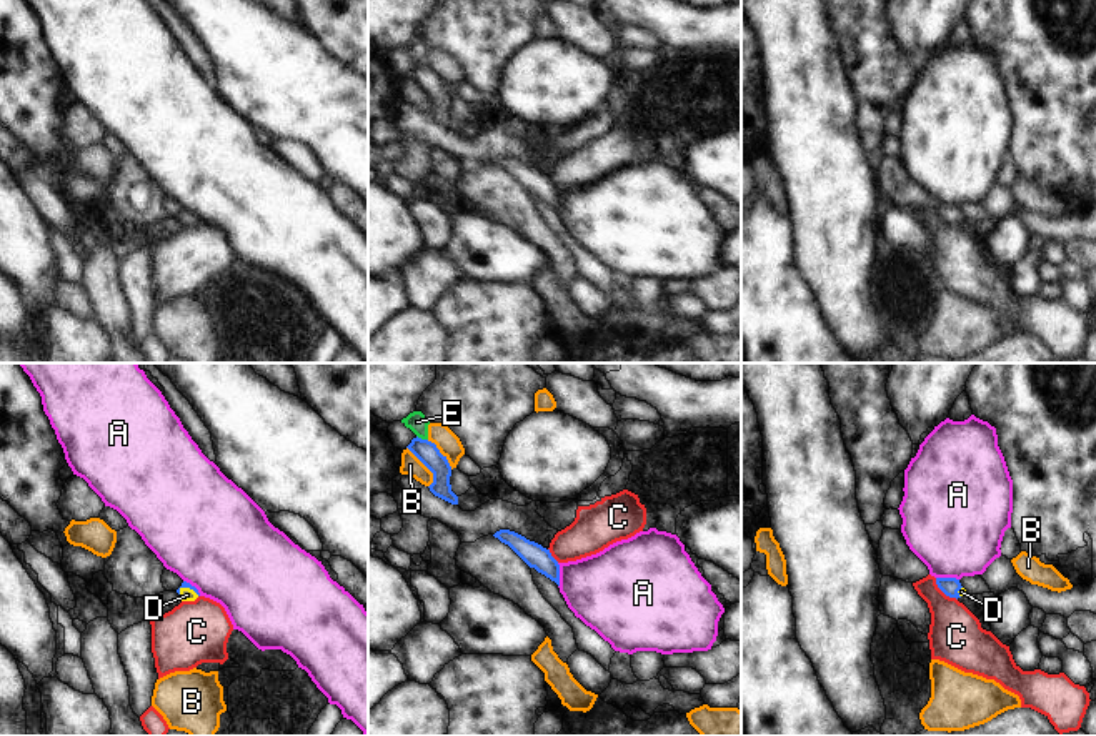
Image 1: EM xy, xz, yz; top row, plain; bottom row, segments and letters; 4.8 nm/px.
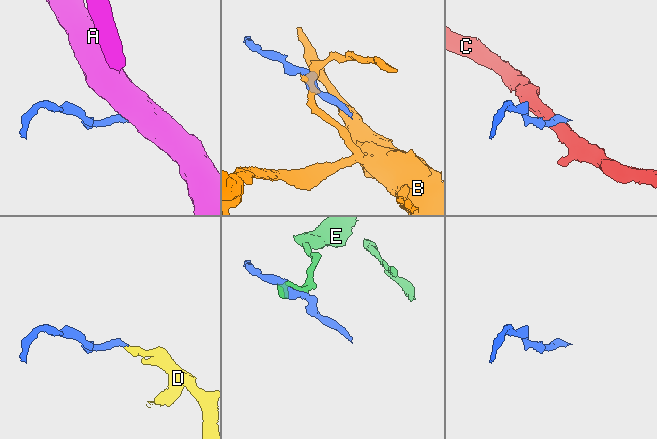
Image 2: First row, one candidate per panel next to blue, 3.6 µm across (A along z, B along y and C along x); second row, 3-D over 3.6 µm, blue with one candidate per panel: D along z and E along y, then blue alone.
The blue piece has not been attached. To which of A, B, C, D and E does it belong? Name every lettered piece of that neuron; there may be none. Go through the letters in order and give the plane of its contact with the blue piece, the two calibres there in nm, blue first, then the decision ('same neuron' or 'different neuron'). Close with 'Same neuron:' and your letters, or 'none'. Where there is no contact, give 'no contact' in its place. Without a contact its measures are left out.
A: xz | 120/380 nm | different neuron
B: xz | 110/100 nm | different neuron
C: yz | 90/260 nm | different neuron
D: xy | 30/60 nm | same neuron
E: xz | 110/90 nm | different neuron
Same neuron: D

